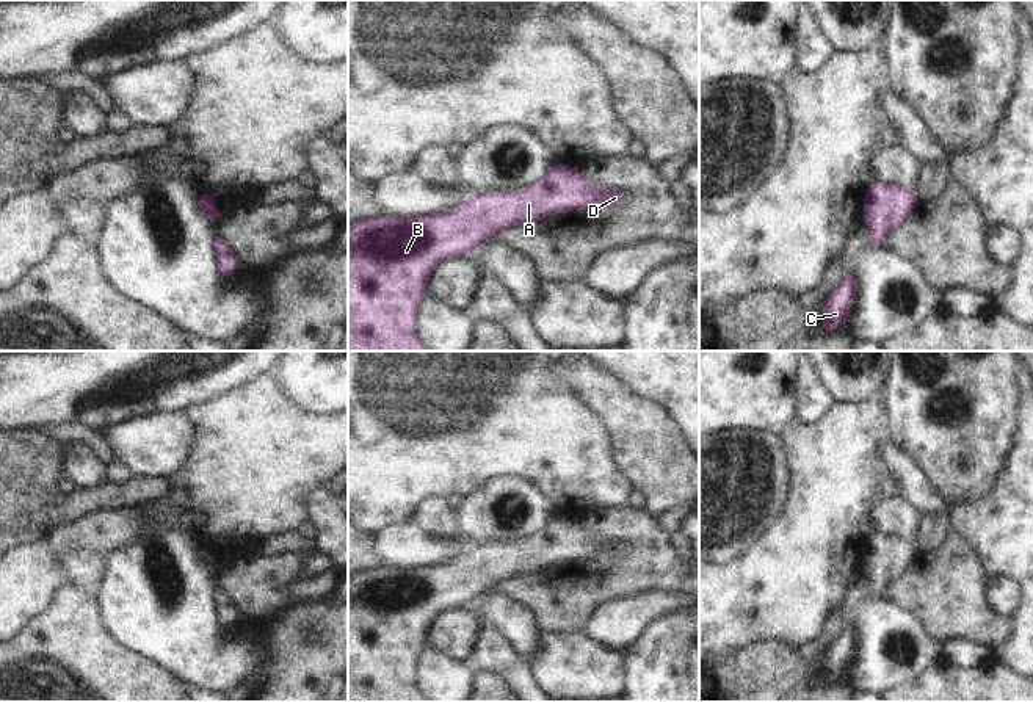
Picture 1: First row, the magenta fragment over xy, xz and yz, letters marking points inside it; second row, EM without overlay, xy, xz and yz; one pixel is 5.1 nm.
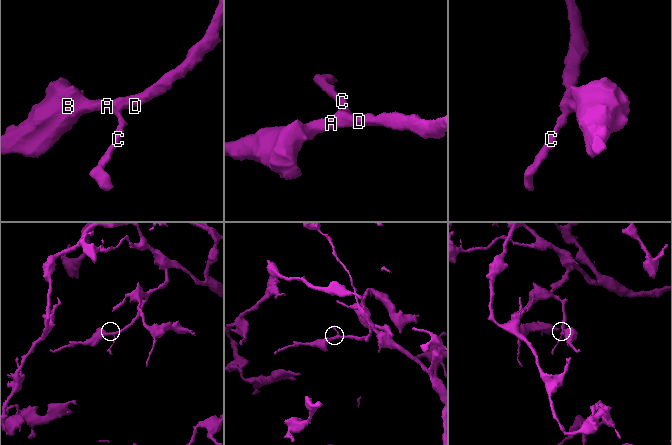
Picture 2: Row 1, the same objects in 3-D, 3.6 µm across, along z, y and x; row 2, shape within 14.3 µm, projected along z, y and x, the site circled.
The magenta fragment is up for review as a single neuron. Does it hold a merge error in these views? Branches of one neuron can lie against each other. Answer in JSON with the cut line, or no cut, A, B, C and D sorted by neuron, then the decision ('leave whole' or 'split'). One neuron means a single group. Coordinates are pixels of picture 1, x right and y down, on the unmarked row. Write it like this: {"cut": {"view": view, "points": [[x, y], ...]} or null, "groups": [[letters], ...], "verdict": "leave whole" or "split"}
{"cut": null, "groups": [["A", "B", "C", "D"]], "verdict": "leave whole"}

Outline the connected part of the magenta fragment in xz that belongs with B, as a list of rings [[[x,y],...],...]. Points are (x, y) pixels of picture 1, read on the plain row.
[[[556,512],[542,530],[525,539],[470,547],[445,564],[428,567],[379,566],[348,577],[348,702],[428,702],[415,683],[415,666],[426,647],[428,630],[442,611],[467,608],[483,591],[517,575],[536,574],[555,564],[602,556],[614,558],[622,553],[624,544],[621,541],[588,533],[578,519]]]

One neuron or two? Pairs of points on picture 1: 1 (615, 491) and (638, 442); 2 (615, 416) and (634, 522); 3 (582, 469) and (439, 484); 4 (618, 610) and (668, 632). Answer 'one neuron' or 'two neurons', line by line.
1: two neurons
2: two neurons
3: one neuron
4: two neurons

